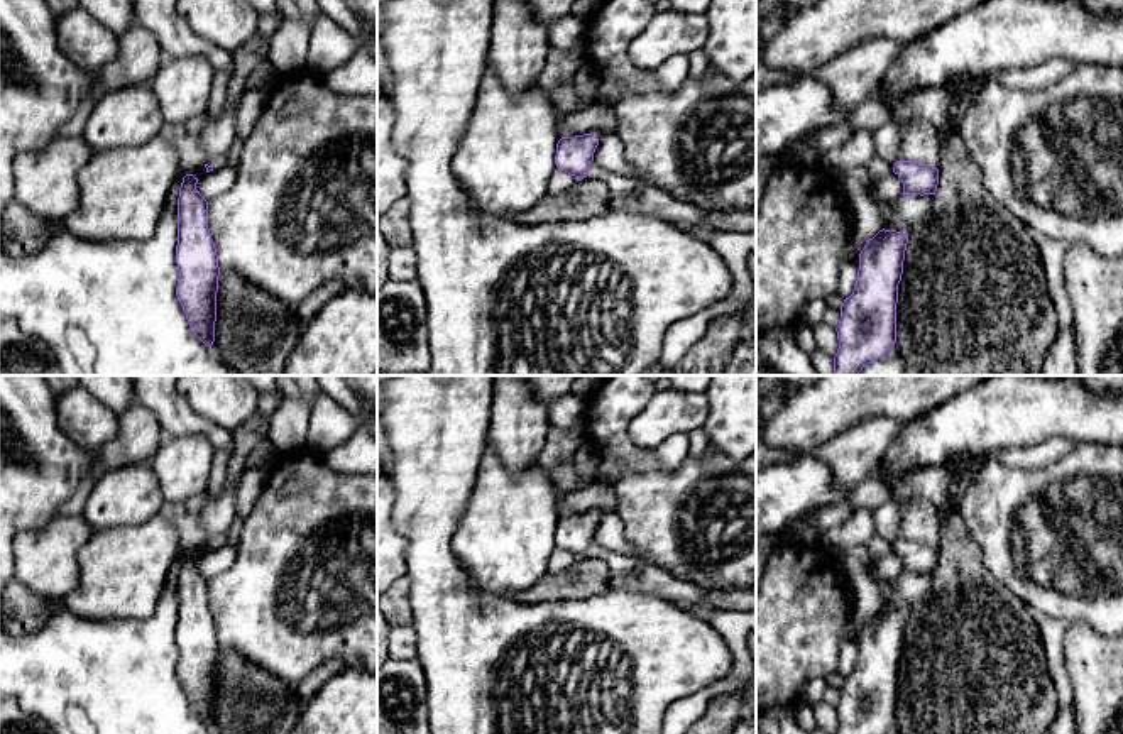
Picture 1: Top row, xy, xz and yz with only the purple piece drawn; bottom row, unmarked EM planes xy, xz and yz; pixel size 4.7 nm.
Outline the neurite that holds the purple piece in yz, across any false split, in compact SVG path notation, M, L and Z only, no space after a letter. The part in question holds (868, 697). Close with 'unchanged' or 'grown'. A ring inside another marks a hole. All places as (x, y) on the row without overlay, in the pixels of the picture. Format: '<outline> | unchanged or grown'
M883 607L861 629L854 670L841 685L835 734L886 734L895 726L907 622L907 612Z | unchanged

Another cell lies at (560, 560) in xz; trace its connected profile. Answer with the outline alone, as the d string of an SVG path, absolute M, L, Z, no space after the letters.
M555 548L550 558L550 565L548 565L548 572L550 573L560 573L568 570L575 561L578 560L578 556L570 555L568 551L562 550L562 548Z

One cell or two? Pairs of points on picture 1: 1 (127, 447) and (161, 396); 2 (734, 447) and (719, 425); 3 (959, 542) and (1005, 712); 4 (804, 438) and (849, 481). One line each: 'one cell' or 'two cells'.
1: two cells
2: one cell
3: one cell
4: two cells

